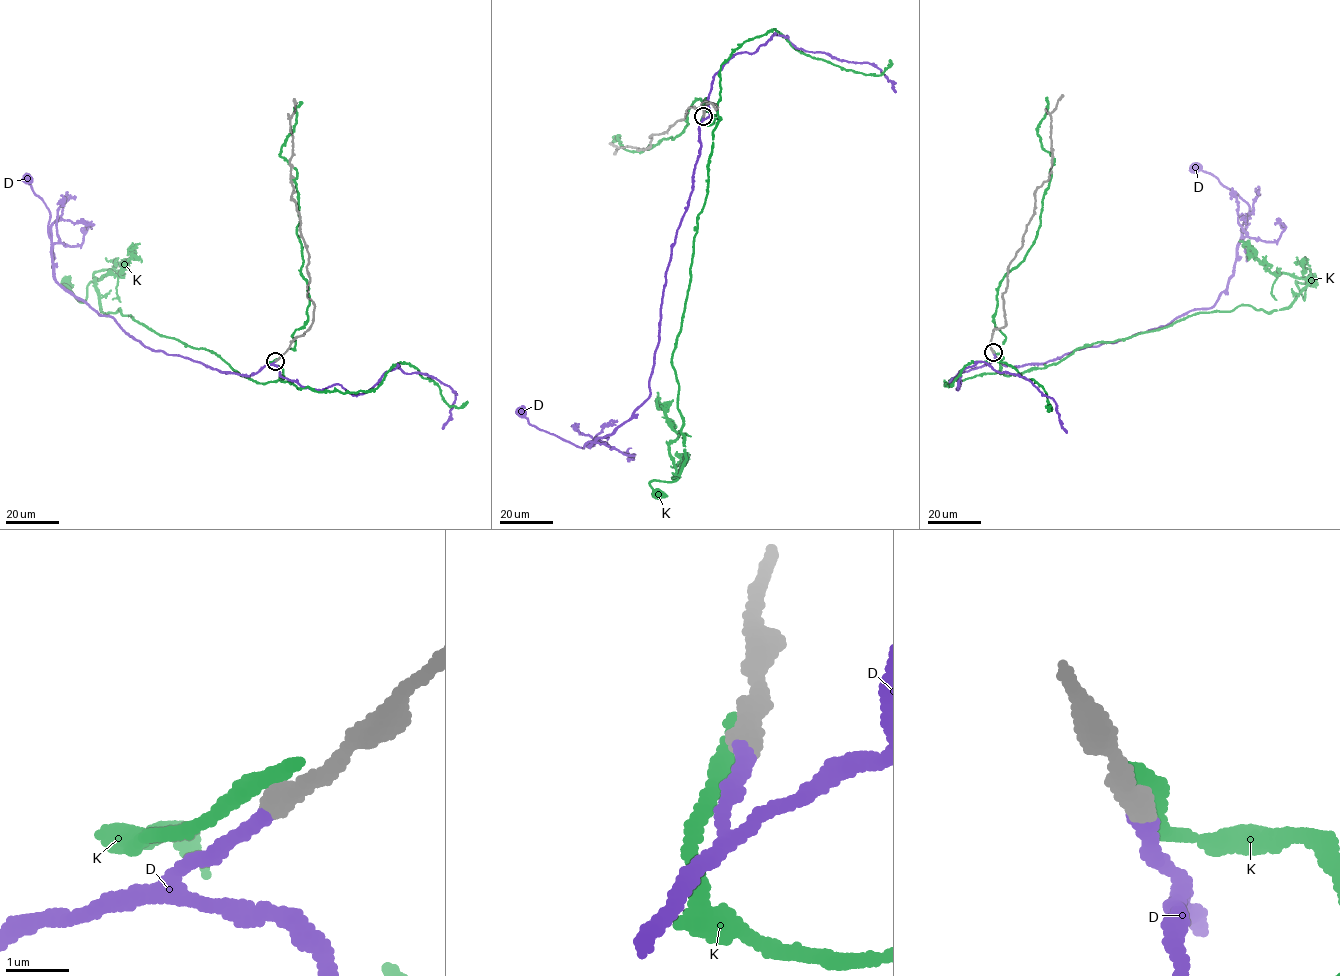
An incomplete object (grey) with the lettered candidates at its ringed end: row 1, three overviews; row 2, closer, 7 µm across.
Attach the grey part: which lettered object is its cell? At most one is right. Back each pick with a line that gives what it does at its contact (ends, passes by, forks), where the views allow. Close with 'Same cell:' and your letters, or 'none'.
D: It ends there
Same cell: D

